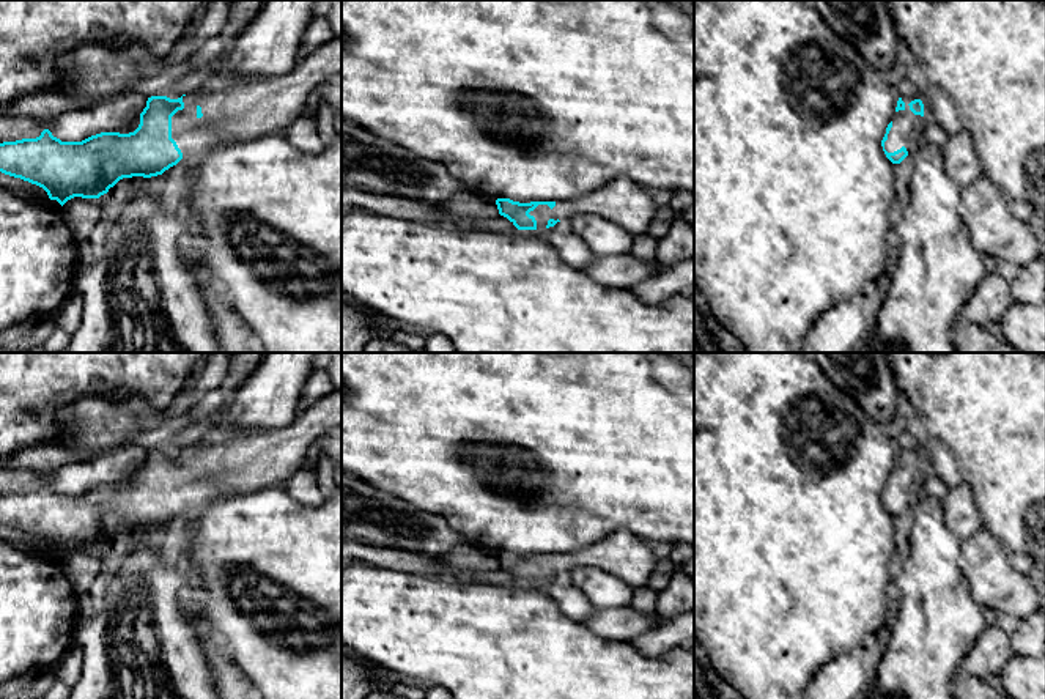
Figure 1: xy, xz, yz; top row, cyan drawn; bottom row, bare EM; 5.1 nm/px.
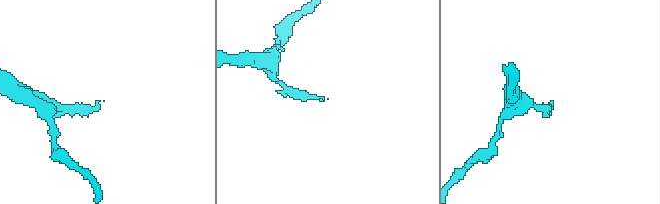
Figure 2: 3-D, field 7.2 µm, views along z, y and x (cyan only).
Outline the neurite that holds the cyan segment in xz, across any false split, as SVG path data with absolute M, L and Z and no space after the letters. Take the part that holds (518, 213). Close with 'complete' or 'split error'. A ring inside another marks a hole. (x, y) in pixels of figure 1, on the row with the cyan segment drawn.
M615 178L604 187L567 202L519 203L496 200L499 214L518 230L545 230L574 216L600 216L637 236L656 228L656 203L648 190L630 178Z; split error

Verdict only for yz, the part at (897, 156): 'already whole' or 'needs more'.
needs more

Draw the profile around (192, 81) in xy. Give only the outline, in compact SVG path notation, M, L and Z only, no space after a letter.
M198 68L192 72L189 72L184 79L181 79L179 82L176 82L172 90L168 91L167 98L170 99L178 99L183 94L197 91L200 88L200 85L209 77L212 76L206 68Z

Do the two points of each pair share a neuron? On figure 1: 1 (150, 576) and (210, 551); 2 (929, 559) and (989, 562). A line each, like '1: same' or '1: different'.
1: different
2: different

